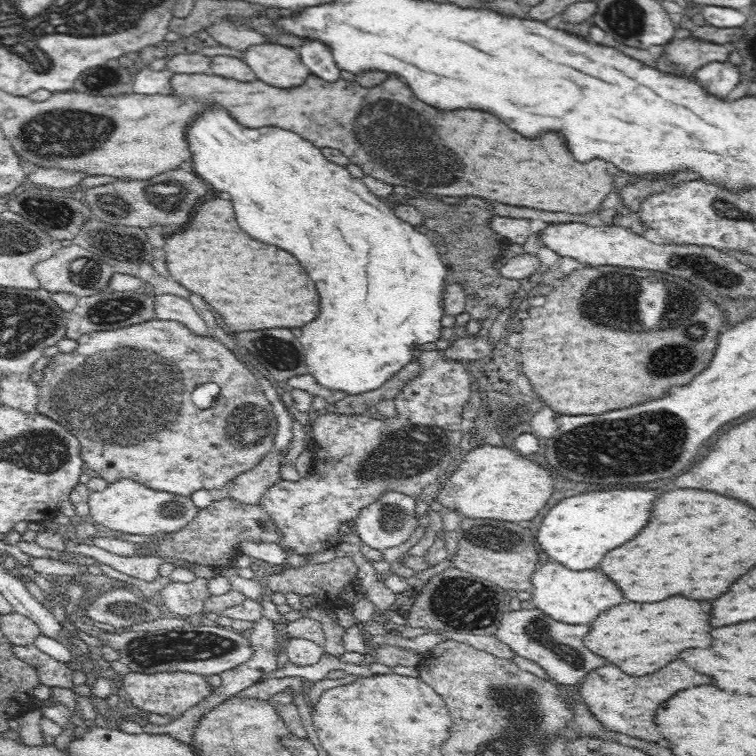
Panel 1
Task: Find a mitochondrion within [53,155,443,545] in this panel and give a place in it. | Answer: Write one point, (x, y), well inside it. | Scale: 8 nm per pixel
(249, 428)

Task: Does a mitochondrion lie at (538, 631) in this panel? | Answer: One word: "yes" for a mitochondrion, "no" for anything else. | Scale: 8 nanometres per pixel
yes

